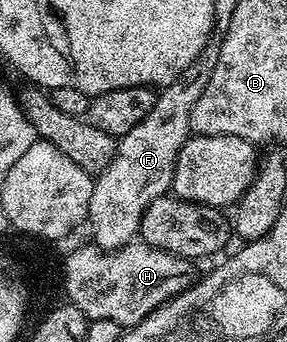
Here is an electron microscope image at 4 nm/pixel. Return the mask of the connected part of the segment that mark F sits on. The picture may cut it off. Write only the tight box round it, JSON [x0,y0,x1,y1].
[88,51,215,249]

